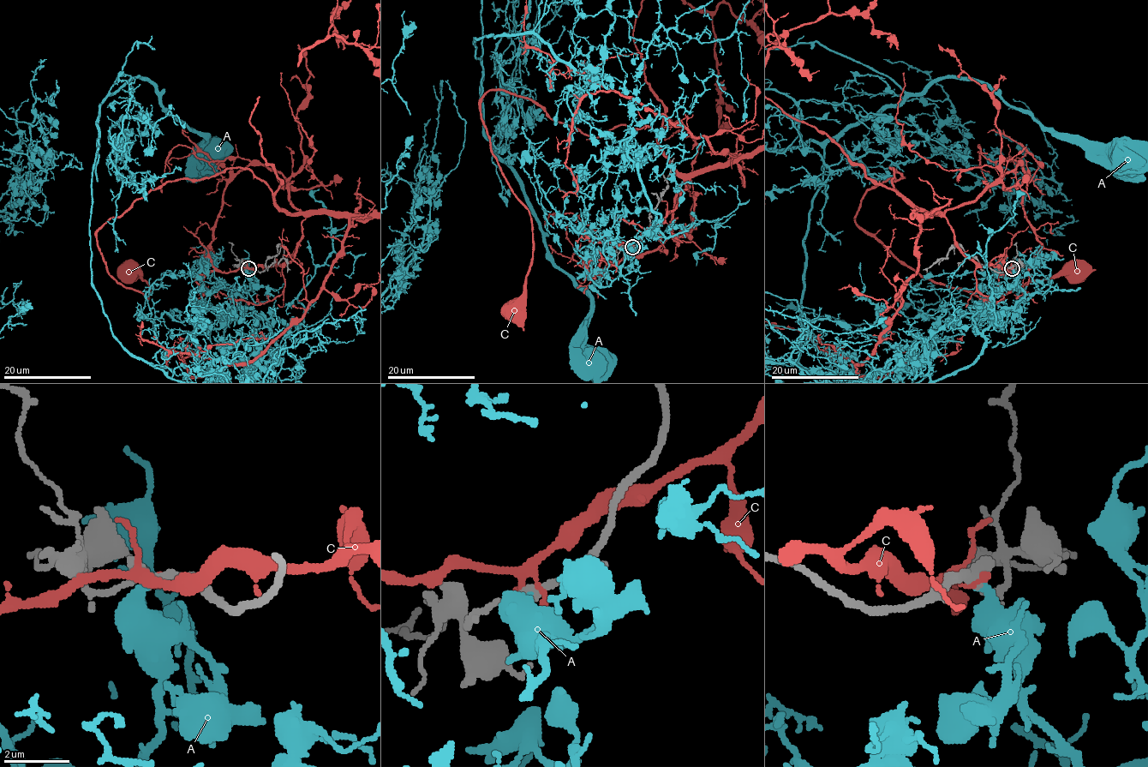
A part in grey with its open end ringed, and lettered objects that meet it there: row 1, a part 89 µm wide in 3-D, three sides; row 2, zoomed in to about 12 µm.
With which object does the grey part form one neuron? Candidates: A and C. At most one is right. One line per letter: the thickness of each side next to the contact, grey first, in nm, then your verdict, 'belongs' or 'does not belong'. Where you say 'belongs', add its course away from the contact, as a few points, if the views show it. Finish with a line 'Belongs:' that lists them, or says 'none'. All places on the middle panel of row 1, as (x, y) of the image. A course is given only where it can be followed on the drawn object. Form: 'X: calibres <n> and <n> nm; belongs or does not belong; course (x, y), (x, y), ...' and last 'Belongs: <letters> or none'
A: calibres 360 and 340 nm; belongs; course (632, 247), (661, 217), (593, 86), (534, 34), (474, 39), (482, 134), (590, 299), (596, 363)
C: calibres 360 and 240 nm; does not belong
Belongs: A

